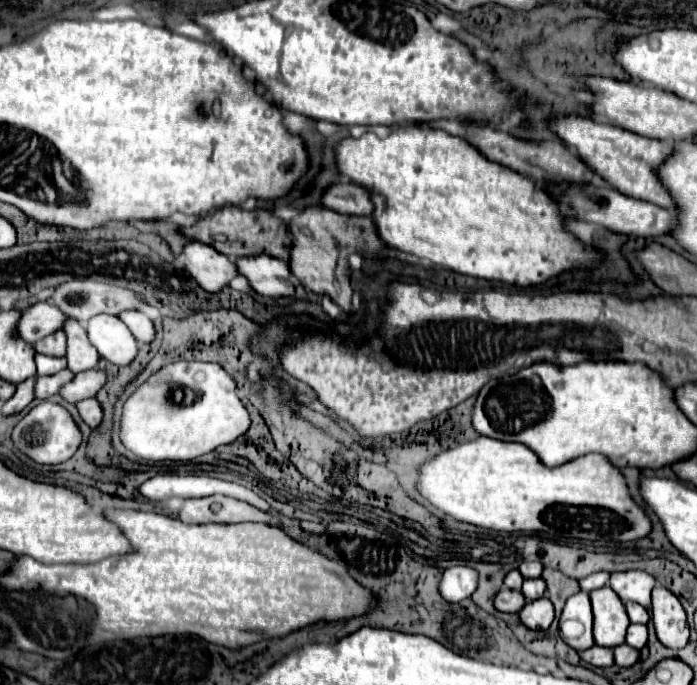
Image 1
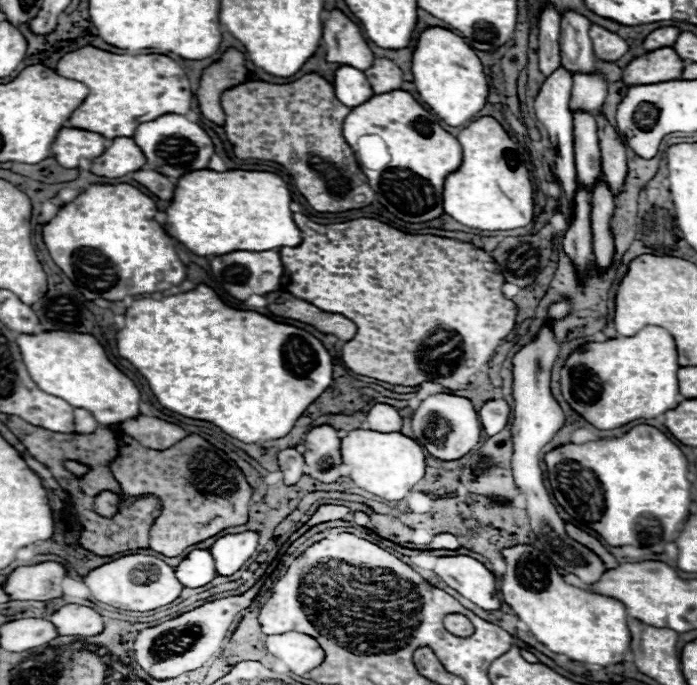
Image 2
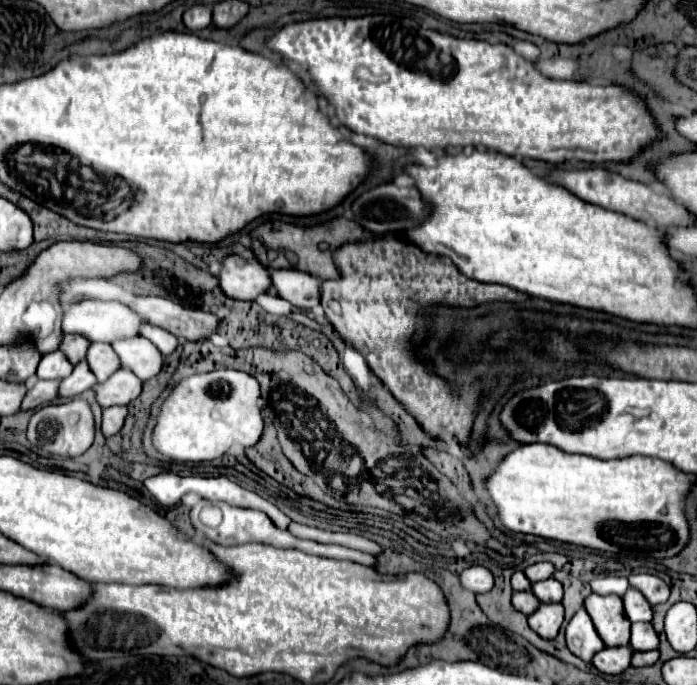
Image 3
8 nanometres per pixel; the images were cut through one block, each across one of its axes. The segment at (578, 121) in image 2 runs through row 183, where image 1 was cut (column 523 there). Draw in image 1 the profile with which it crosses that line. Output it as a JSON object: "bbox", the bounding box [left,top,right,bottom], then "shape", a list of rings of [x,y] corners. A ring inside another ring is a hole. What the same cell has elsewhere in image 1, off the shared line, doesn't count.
{"bbox":[522,578,546,602],"shape":[[[534,578],[534,580],[524,580],[524,584],[522,584],[522,594],[524,594],[526,602],[542,598],[542,596],[544,596],[544,590],[546,590],[546,582],[544,582],[542,578]]]}

